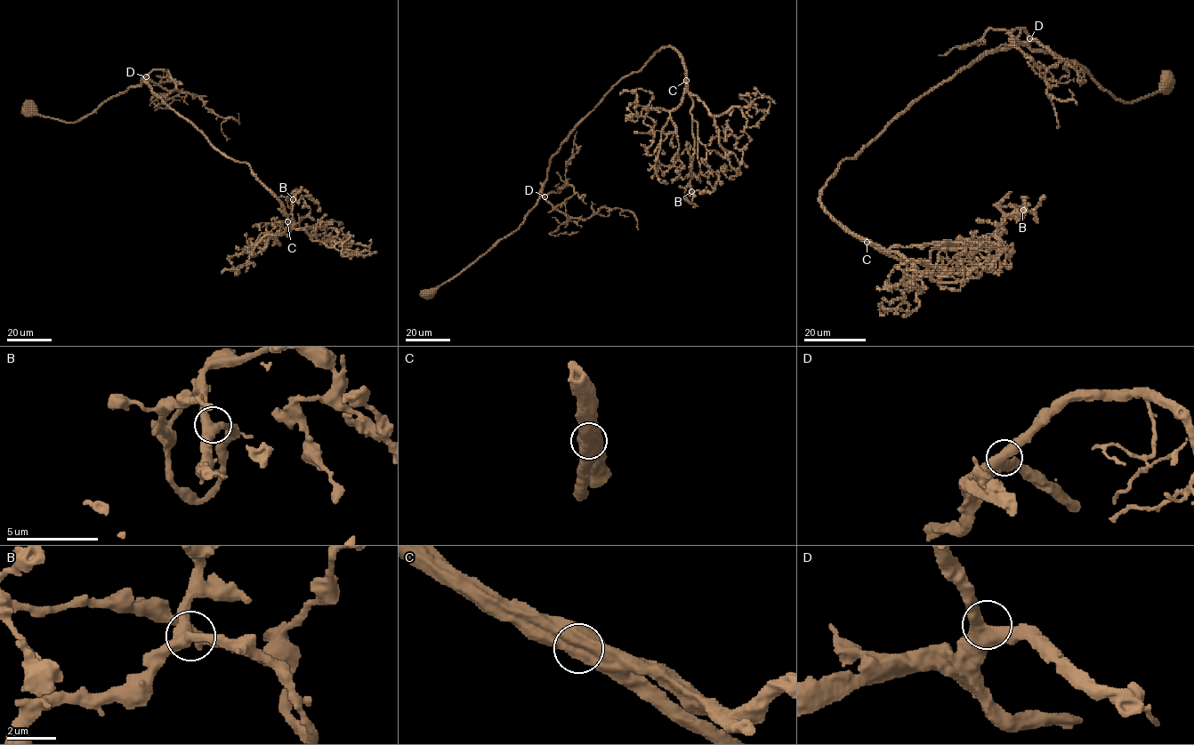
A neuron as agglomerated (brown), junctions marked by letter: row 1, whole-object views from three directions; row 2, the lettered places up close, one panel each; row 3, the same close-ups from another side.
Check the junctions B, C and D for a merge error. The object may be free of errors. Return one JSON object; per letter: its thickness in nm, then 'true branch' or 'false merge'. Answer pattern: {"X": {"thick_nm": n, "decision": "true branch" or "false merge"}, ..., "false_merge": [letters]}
{"B": {"thick_nm": 440, "decision": "true branch"}, "C": {"thick_nm": 600, "decision": "true branch"}, "D": {"thick_nm": 480, "decision": "true branch"}, "false_merge": []}

